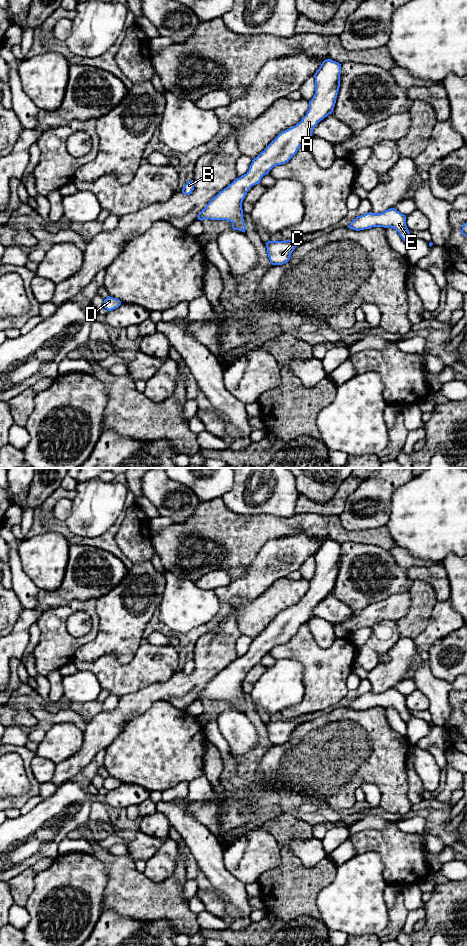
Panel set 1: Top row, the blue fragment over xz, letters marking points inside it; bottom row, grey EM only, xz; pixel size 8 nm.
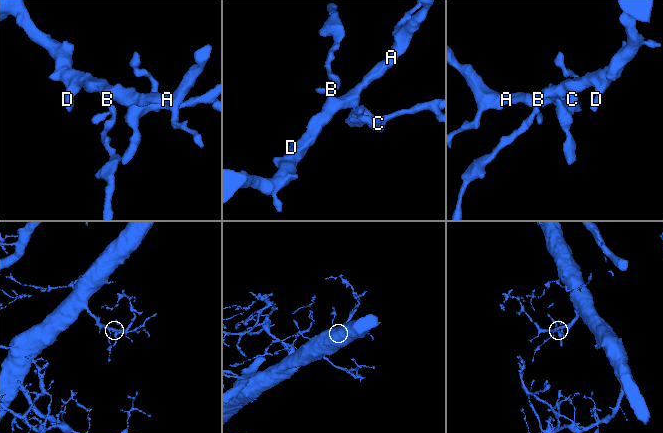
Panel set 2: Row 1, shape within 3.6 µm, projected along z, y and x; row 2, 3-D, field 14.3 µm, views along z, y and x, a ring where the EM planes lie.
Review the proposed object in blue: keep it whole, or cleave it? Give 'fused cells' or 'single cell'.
single cell

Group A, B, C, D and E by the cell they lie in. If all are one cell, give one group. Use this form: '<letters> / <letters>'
A B C D E

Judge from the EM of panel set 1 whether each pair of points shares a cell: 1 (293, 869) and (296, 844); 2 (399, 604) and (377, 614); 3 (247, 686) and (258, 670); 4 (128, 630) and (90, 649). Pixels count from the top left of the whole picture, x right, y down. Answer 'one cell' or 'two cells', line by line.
1: two cells
2: one cell
3: one cell
4: one cell

